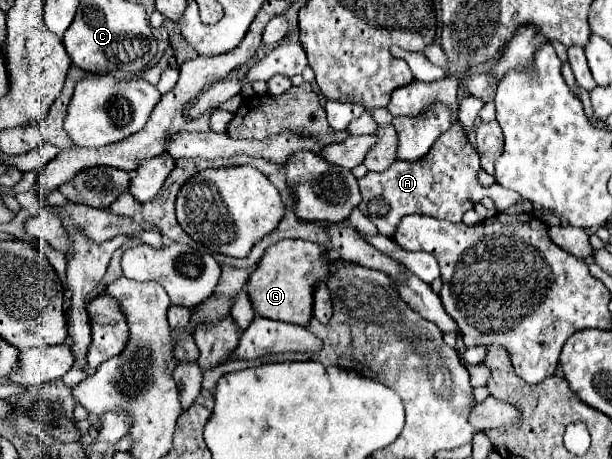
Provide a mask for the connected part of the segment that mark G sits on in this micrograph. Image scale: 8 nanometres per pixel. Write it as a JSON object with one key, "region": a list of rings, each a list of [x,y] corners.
{"region":[[[281,240],[269,246],[247,280],[247,294],[253,310],[263,318],[307,326],[313,316],[313,286],[327,280],[329,268],[331,262],[323,258],[319,244],[305,240]]]}

